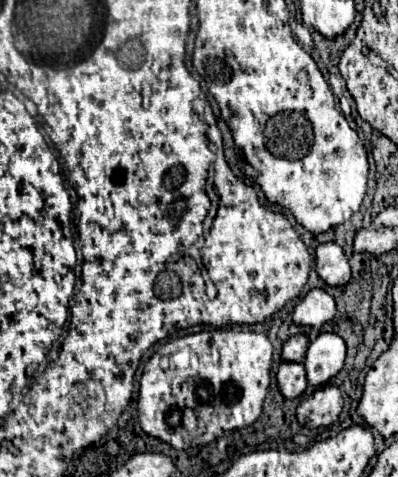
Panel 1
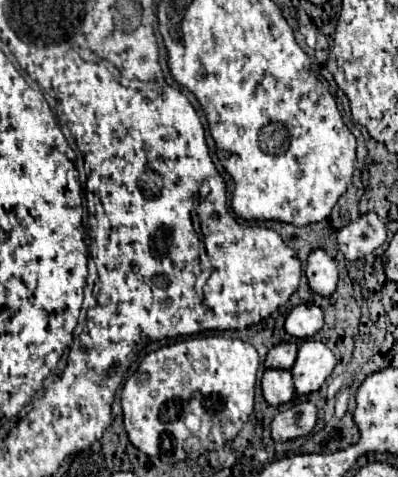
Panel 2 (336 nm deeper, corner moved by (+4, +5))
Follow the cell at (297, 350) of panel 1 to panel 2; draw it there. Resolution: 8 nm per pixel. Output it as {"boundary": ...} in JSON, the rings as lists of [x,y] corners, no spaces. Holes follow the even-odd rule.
{"boundary":[[[280,343],[276,345],[268,357],[266,357],[266,367],[270,369],[290,369],[292,363],[296,361],[296,343]]]}

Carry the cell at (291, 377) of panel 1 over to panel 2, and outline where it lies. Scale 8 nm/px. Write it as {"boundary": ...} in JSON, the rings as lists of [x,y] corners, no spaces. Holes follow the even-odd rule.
{"boundary":[[[266,369],[262,377],[262,393],[270,405],[288,403],[294,397],[292,373],[286,369]]]}

